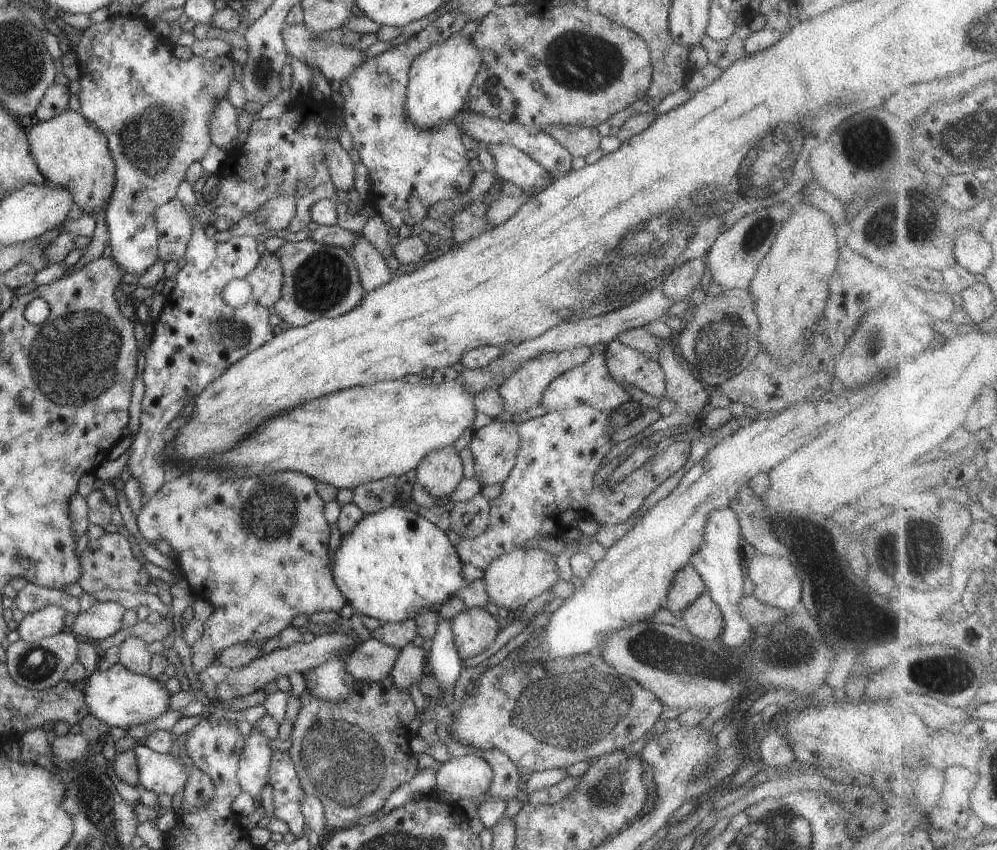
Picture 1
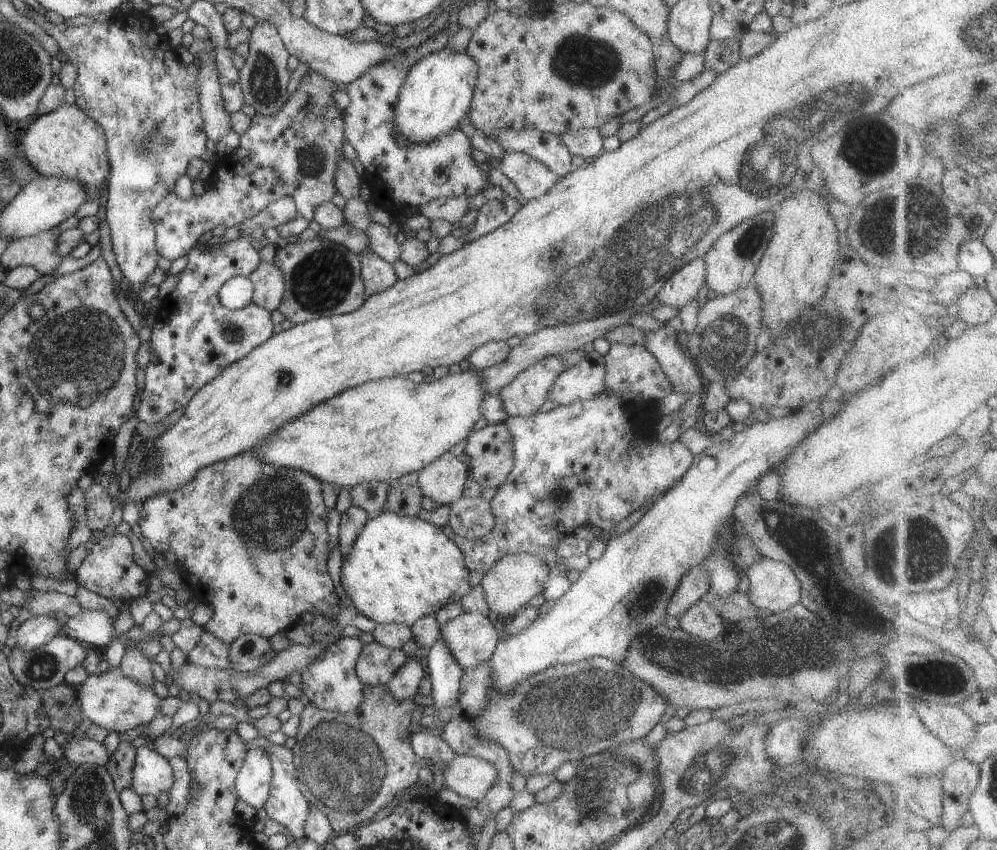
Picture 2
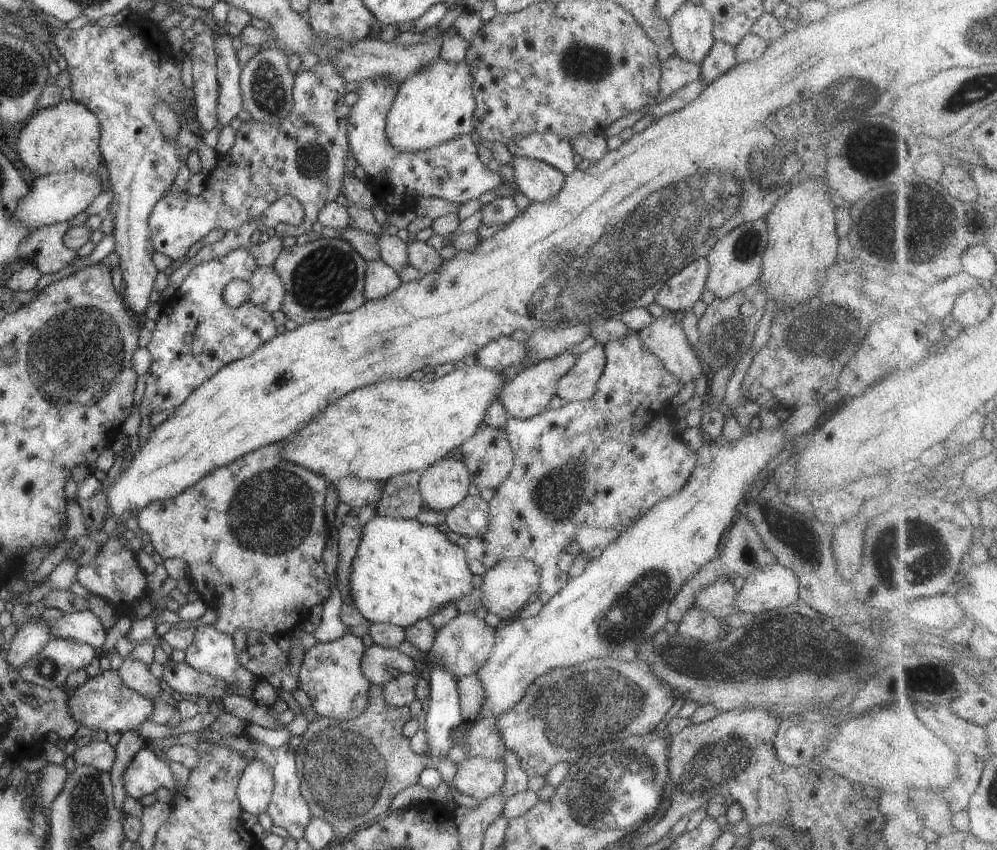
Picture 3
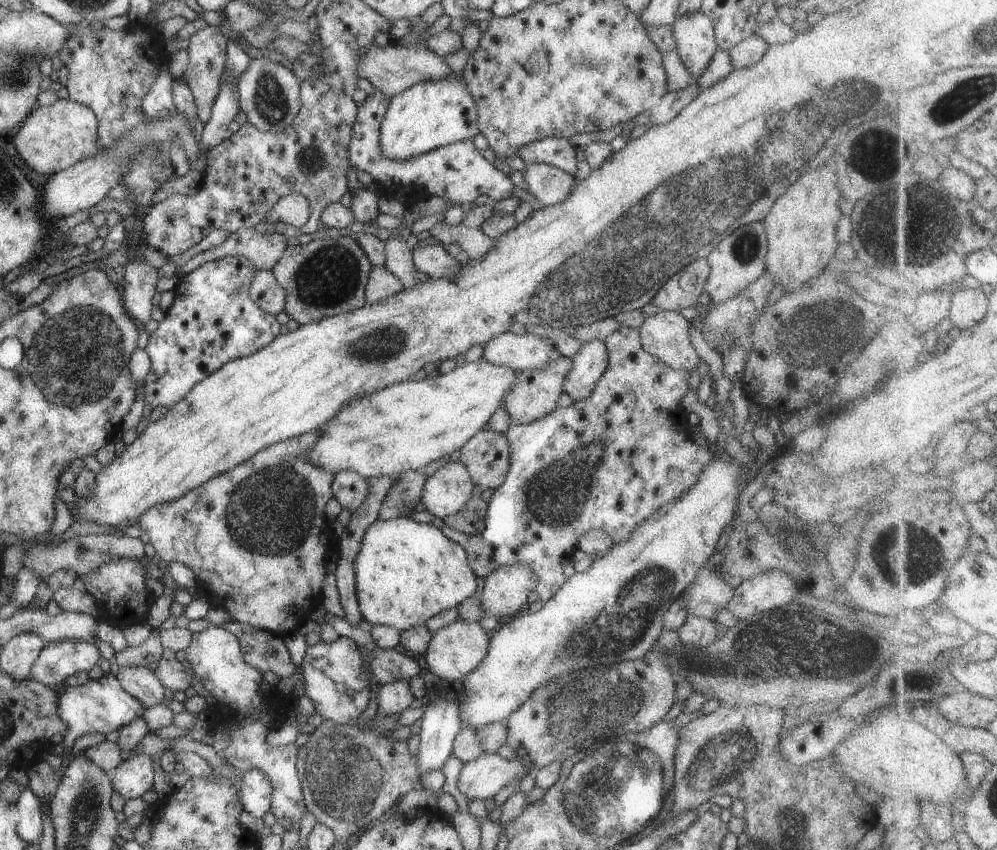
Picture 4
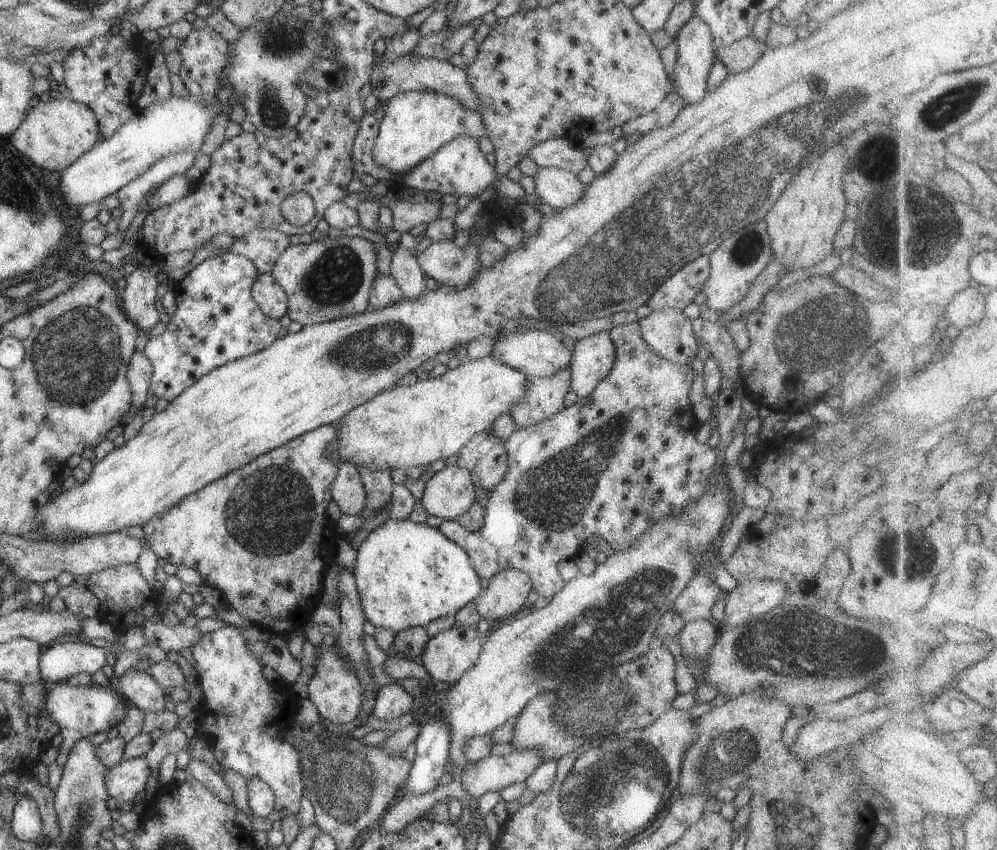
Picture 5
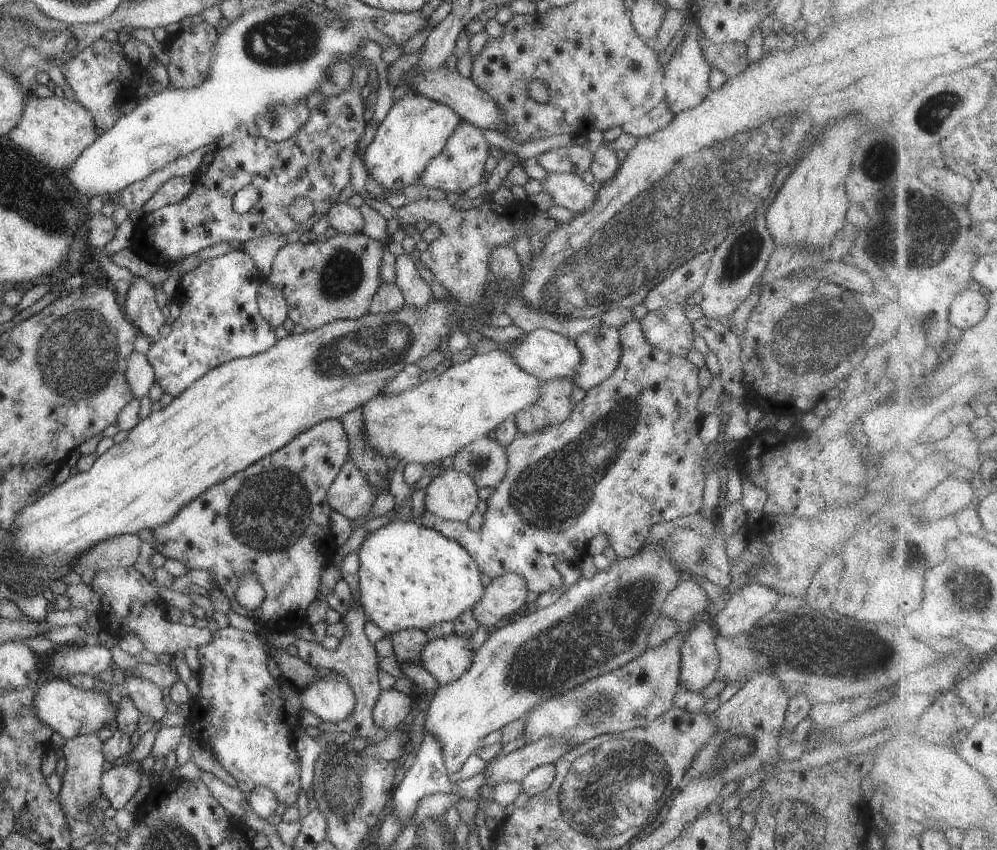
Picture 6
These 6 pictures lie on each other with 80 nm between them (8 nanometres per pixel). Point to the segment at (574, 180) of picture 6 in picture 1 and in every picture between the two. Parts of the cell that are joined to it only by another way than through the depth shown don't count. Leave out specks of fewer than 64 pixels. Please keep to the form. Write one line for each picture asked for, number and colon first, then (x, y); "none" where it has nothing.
1: (512, 165)
2: (532, 178)
3: (537, 180)
4: (548, 184)
5: (557, 188)

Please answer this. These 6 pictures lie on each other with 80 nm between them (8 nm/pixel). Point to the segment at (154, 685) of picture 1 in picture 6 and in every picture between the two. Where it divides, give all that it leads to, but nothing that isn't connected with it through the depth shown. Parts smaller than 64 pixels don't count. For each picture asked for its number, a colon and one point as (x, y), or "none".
2: (113, 700)
3: (104, 702)
4: (101, 705)
5: (80, 712)
6: (70, 711)

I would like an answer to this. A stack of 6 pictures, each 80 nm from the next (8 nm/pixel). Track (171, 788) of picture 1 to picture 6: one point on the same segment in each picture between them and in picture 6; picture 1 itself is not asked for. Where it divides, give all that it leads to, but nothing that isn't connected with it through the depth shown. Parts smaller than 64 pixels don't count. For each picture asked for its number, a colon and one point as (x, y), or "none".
2: (152, 773)
3: (147, 772)
4: (132, 777)
5: (123, 782)
6: (118, 783)

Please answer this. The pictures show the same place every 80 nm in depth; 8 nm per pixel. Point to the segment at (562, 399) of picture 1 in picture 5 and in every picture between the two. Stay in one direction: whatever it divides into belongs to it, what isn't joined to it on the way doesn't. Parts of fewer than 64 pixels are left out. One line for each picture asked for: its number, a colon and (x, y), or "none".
2: (584, 381)
3: (580, 382)
4: (589, 363)
5: (594, 355)

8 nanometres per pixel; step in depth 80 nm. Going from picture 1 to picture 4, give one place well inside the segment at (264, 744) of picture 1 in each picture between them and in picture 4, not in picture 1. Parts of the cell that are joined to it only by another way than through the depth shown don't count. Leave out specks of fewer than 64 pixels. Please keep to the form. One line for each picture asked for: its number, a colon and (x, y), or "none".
2: (253, 782)
3: (254, 789)
4: (256, 795)

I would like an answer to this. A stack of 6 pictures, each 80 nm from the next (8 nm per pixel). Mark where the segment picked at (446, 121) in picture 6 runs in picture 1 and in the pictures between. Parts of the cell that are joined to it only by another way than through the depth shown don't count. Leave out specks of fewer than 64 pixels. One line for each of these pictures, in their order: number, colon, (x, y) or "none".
1: (440, 78)
2: (437, 93)
3: (434, 104)
4: (429, 114)
5: (416, 124)

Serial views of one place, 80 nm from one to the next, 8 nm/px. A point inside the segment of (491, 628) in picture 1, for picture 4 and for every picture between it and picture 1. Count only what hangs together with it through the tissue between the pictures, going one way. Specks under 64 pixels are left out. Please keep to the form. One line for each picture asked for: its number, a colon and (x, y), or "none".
2: (471, 637)
3: (463, 645)
4: (454, 651)

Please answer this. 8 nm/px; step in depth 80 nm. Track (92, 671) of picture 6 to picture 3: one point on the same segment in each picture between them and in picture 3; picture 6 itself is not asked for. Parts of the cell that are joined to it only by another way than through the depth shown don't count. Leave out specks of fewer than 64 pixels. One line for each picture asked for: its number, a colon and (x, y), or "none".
3: (49, 668)
4: (57, 661)
5: (65, 659)

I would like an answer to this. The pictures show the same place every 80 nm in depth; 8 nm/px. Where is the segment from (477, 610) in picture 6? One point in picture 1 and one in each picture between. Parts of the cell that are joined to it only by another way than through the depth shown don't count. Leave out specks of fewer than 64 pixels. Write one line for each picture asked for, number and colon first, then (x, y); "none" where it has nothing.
1: (512, 579)
2: (513, 580)
3: (506, 587)
4: (506, 590)
5: (508, 591)

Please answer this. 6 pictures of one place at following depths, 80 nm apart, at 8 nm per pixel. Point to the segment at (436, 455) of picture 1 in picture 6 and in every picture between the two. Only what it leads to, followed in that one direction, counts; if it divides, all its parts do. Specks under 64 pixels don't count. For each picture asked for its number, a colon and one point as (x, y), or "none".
2: (442, 480)
3: (443, 484)
4: (445, 492)
5: (448, 495)
6: (453, 496)

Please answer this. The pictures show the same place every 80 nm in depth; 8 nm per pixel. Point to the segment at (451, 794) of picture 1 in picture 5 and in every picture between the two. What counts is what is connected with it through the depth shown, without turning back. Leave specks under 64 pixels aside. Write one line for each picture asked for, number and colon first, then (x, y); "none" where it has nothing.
2: (467, 775)
3: (478, 777)
4: (482, 778)
5: (492, 774)

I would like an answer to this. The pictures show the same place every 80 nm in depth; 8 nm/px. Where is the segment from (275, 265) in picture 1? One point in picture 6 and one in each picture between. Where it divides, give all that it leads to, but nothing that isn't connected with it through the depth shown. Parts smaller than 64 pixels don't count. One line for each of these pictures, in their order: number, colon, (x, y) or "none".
2: (268, 279)
3: (268, 290)
4: (265, 291)
5: (271, 299)
6: (273, 305)

